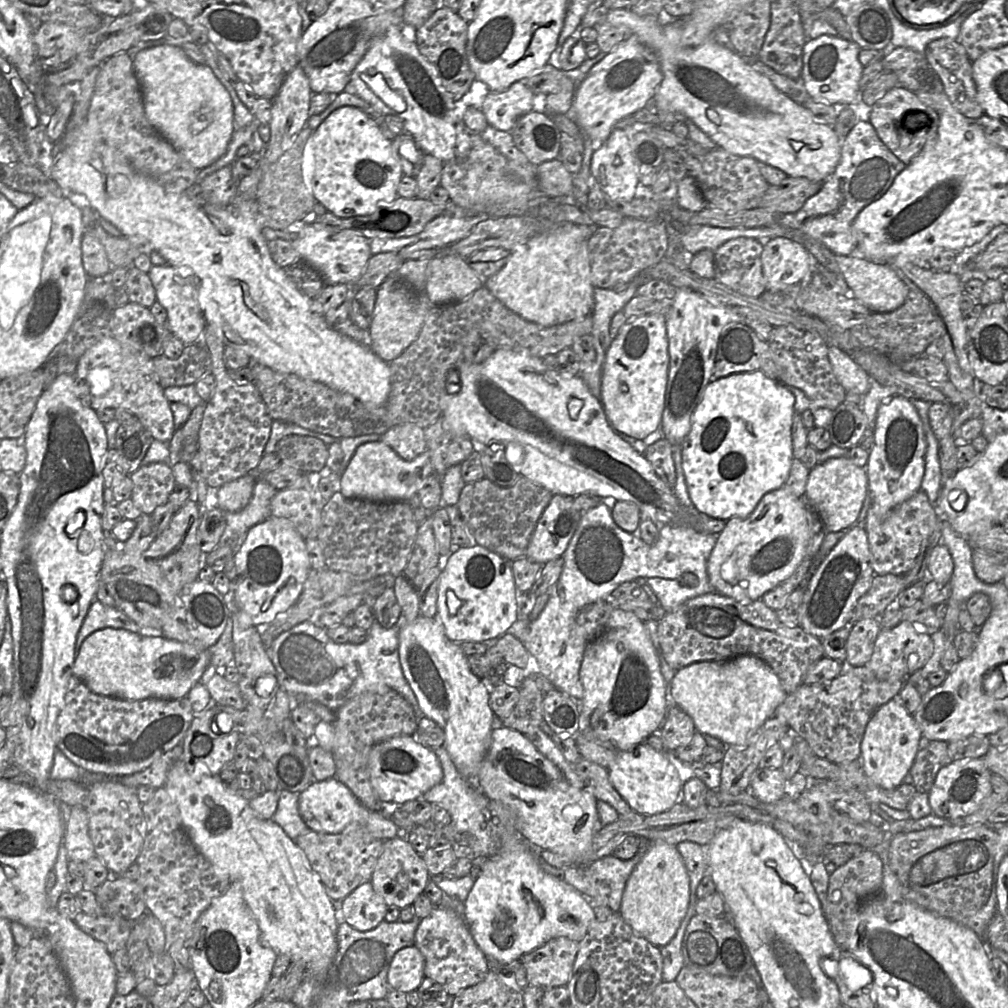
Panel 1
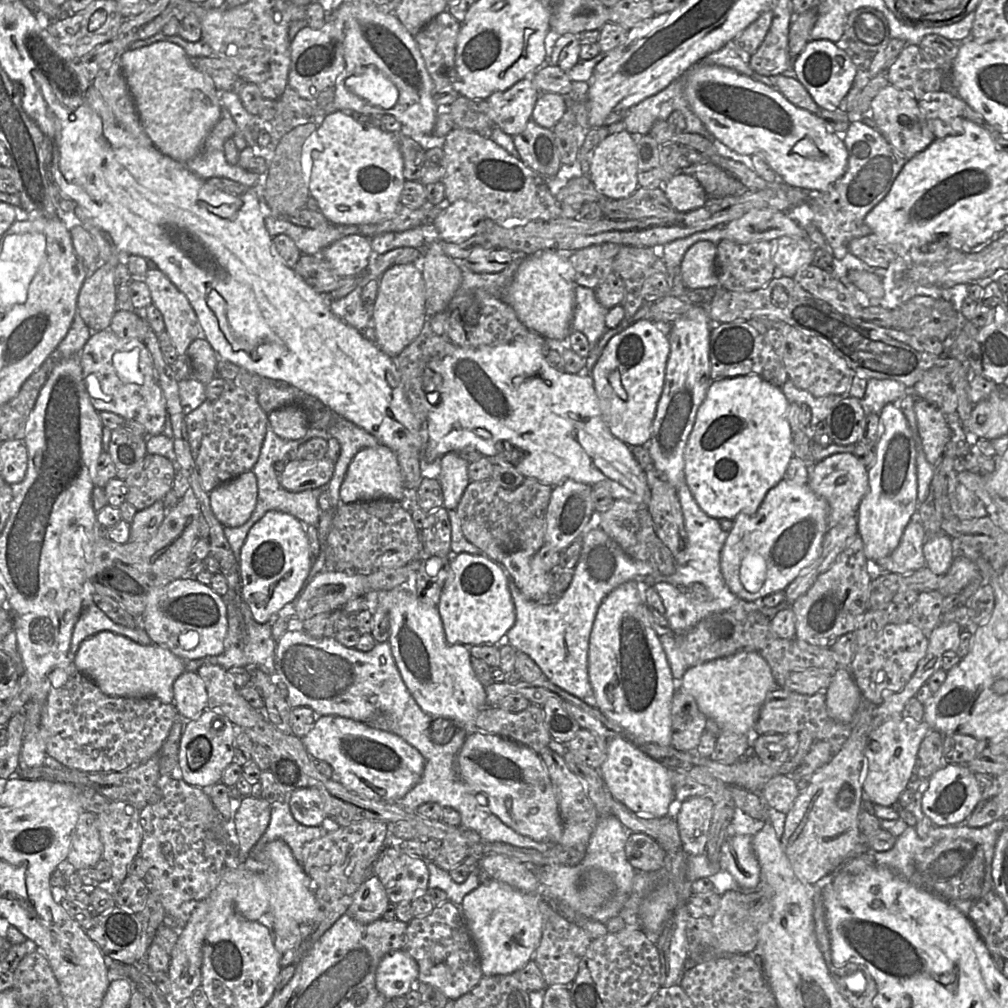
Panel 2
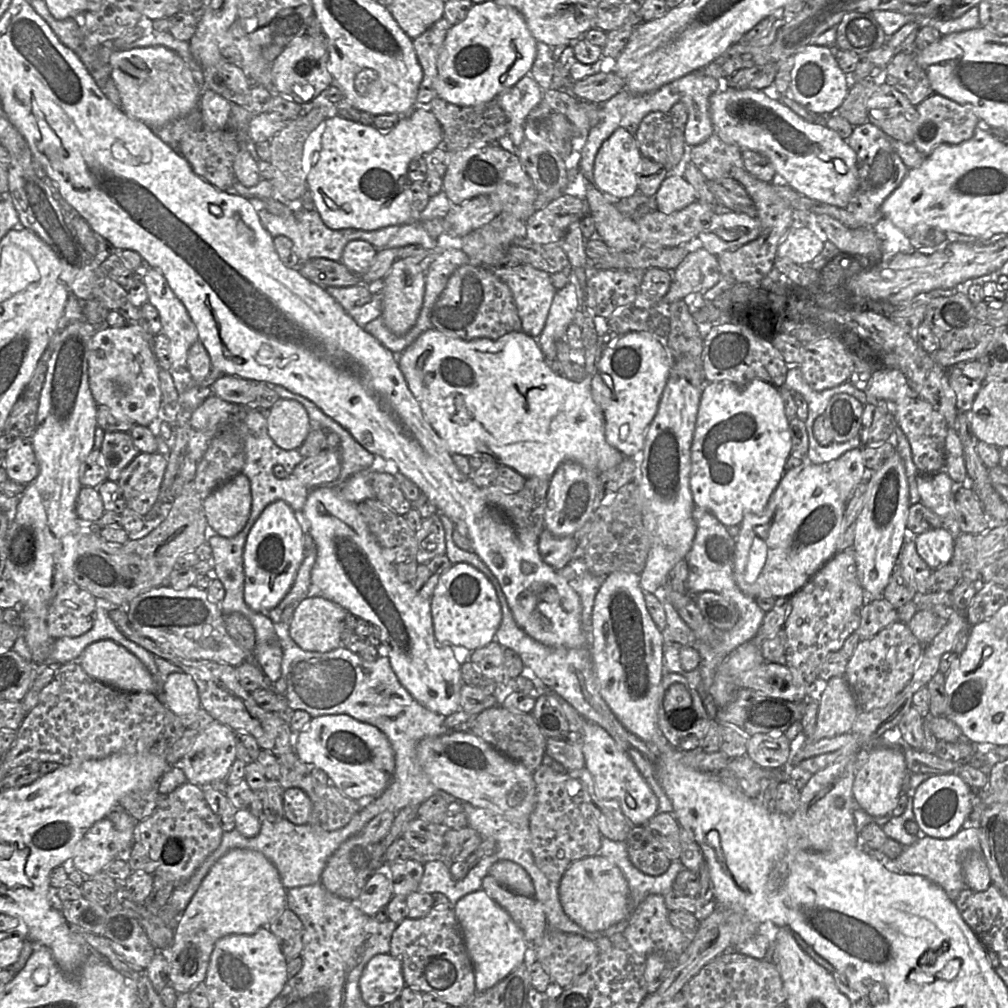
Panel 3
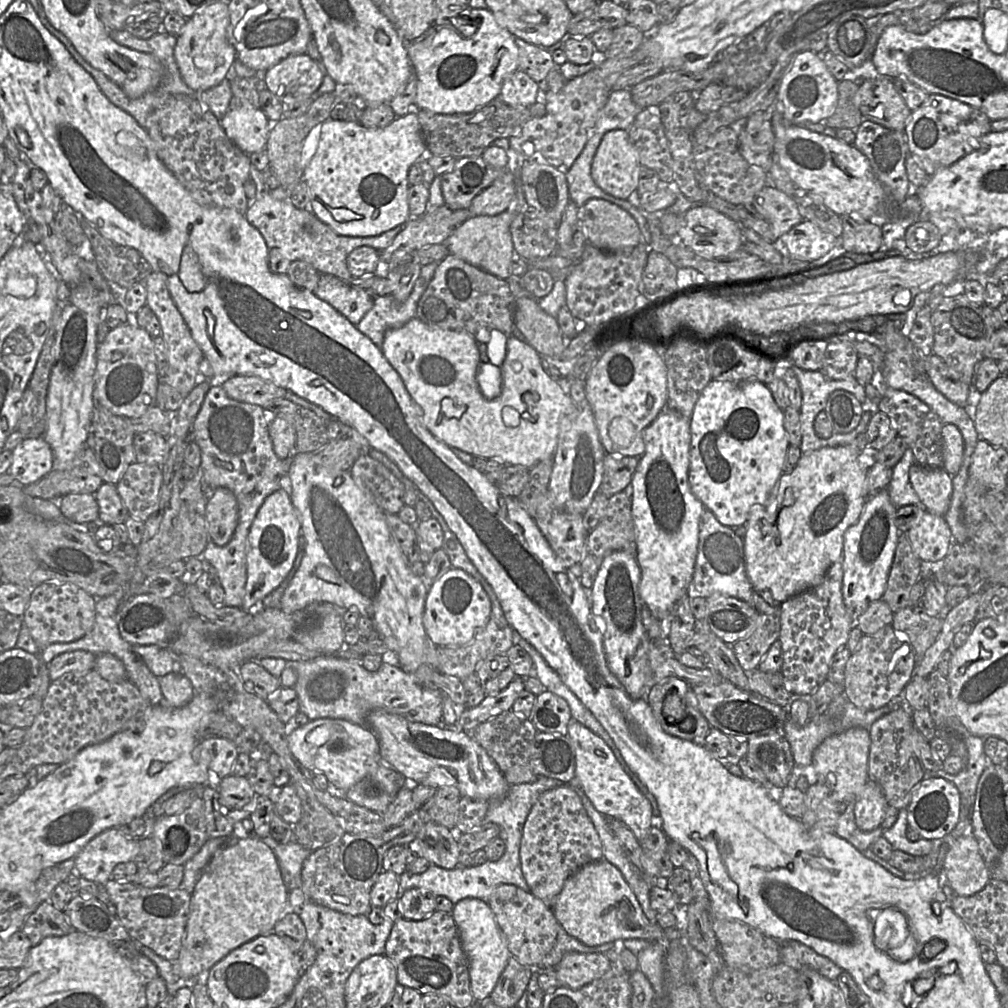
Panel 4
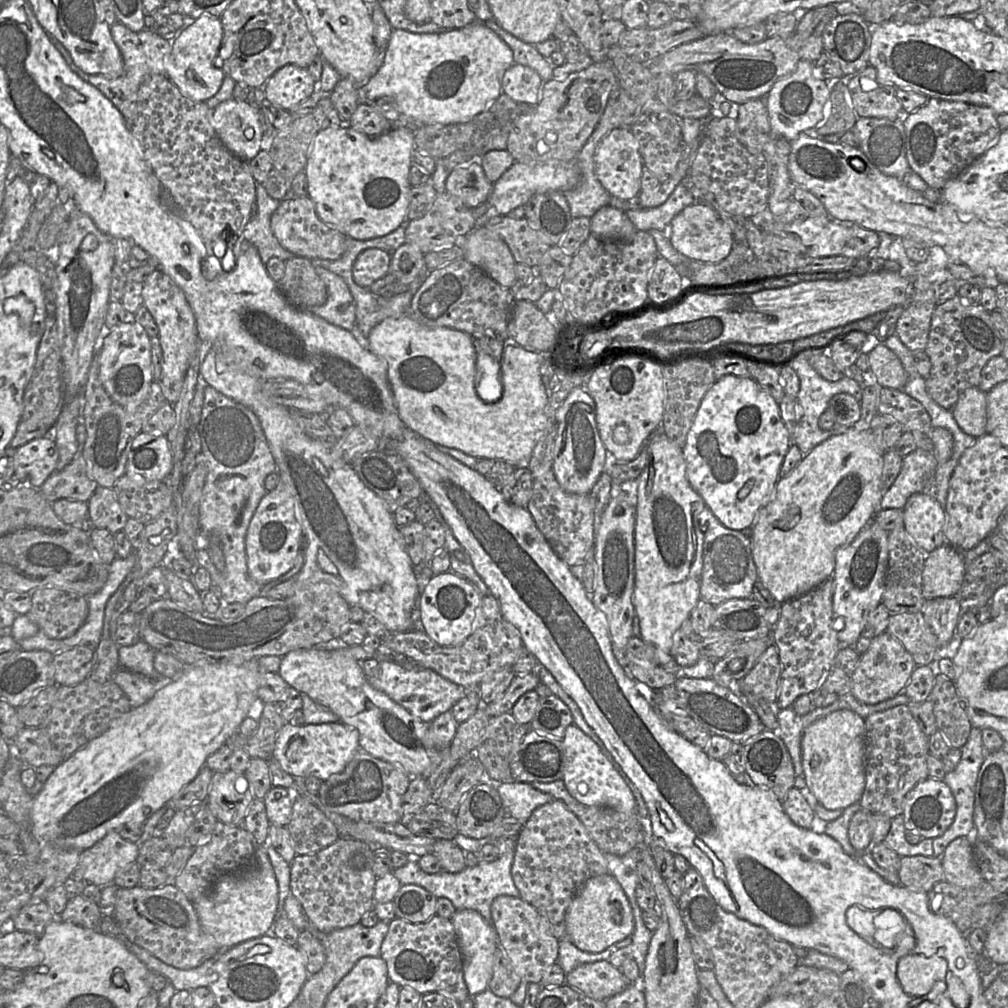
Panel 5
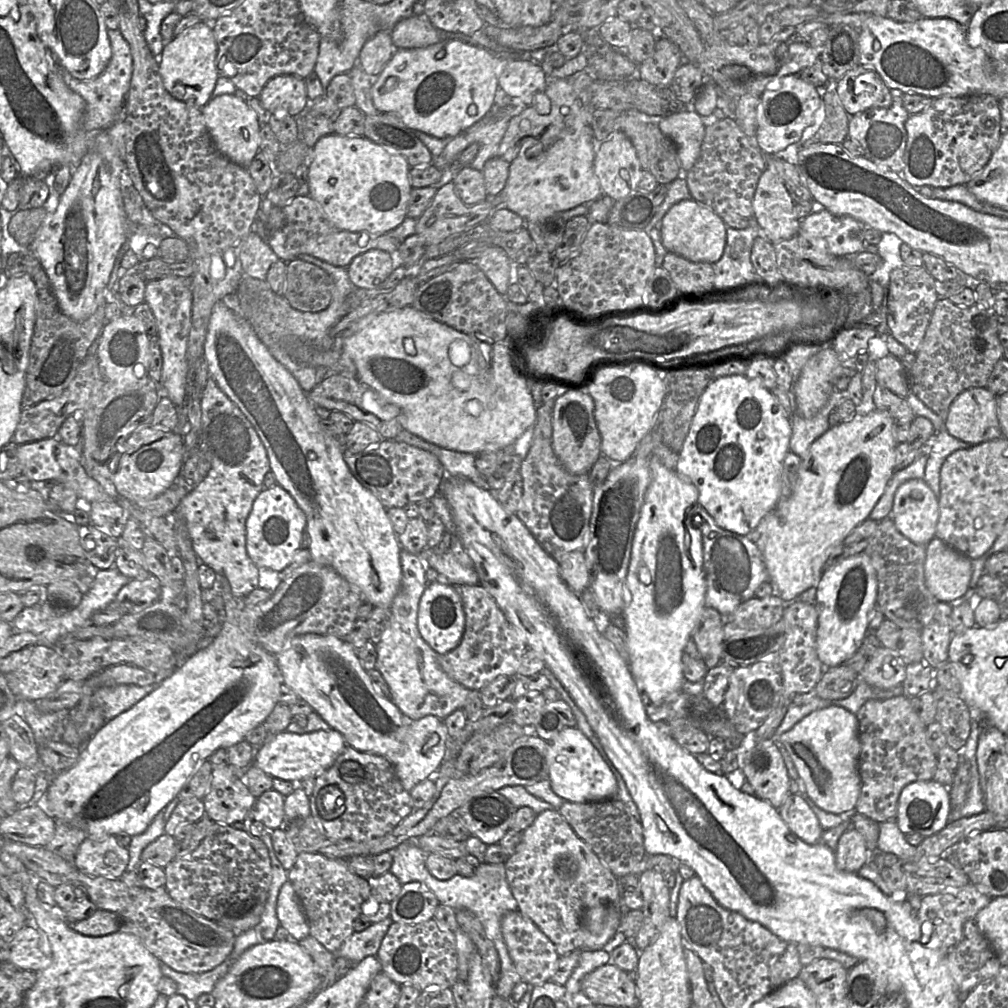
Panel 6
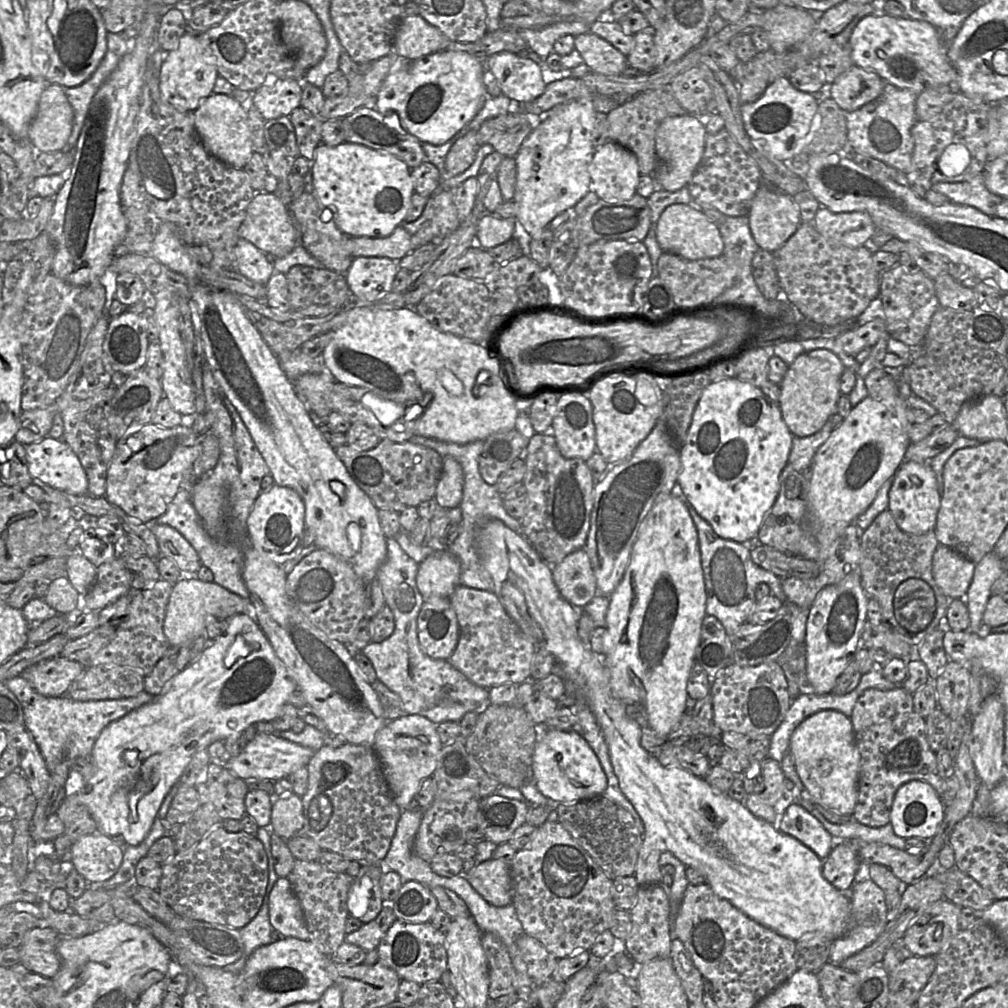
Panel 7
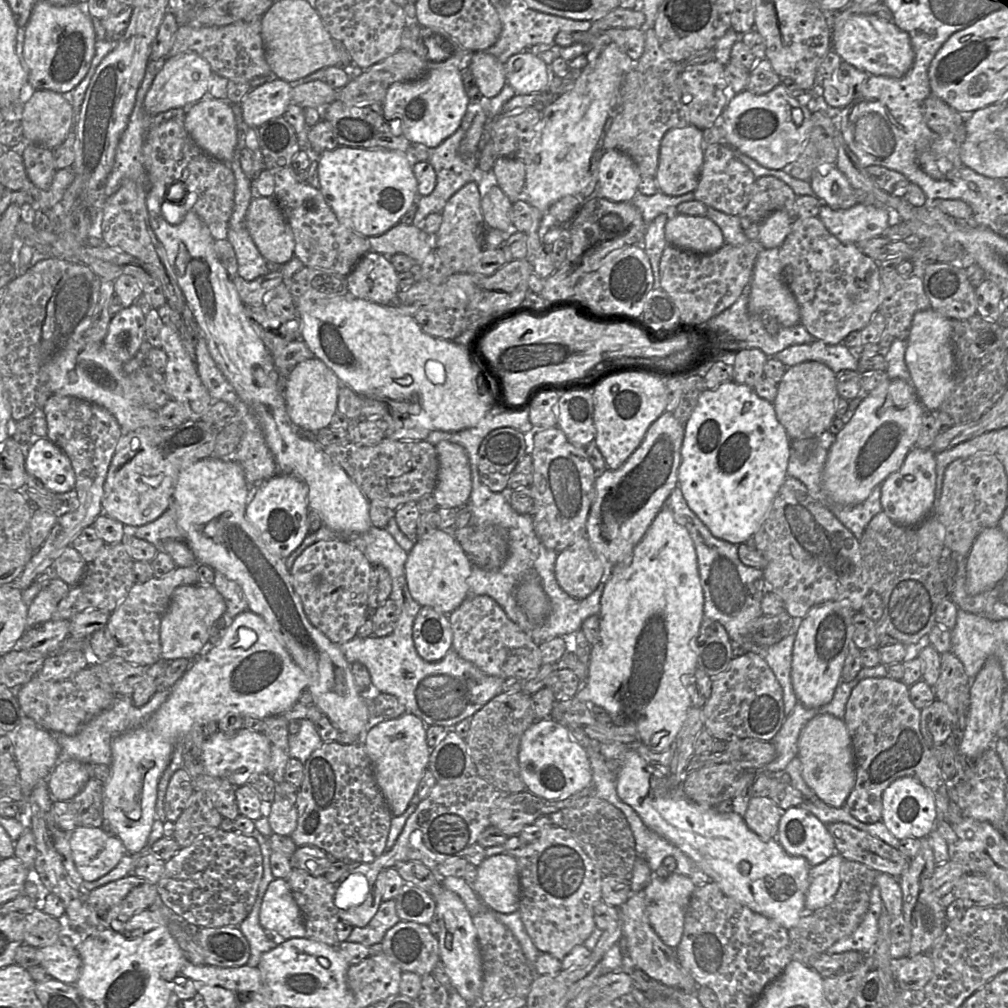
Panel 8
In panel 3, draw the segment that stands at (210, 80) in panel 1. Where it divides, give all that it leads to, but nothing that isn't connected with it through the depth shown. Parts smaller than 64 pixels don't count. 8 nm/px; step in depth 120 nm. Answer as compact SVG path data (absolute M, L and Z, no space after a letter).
M164 46L114 50L109 56L110 77L121 98L121 109L149 127L162 127L199 107L203 89L187 63Z

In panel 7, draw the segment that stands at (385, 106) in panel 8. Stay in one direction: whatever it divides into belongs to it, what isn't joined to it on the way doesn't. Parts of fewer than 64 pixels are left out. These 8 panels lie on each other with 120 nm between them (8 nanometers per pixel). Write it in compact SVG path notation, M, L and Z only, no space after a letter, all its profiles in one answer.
M443 50L424 56L417 60L403 60L396 66L393 71L390 71L384 79L376 98L375 109L384 117L391 114L396 114L397 117L392 117L396 119L395 123L398 122L405 131L416 136L421 141L421 143L427 142L433 145L441 145L453 138L464 126L472 121L477 113L481 110L485 100L487 99L487 96L489 96L484 84L484 73L485 62L480 57L476 57L466 52L460 51Z

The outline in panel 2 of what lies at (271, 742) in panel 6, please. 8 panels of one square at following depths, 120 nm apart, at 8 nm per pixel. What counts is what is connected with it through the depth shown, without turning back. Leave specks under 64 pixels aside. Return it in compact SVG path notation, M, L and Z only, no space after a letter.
M318 716L312 729L301 739L311 757L332 767L331 780L370 800L395 803L419 782L424 771L421 753L401 737L353 719Z

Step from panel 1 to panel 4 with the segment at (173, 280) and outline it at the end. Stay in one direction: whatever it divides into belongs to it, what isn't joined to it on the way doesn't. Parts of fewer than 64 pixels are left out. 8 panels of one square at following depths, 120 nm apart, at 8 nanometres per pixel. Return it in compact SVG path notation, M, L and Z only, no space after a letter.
M151 271L145 279L144 284L146 288L146 305L157 316L161 326L161 336L167 347L167 374L161 379L179 391L182 395L188 396L197 383L199 364L203 359L204 354L192 337L186 322L170 295L165 275L161 272Z

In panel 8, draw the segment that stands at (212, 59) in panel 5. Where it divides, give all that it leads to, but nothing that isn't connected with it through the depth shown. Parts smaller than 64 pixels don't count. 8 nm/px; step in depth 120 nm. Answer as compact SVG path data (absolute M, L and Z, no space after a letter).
M194 52L181 53L166 59L146 94L145 112L155 116L171 109L183 108L186 110L204 97L209 97L208 91L212 73L209 63Z

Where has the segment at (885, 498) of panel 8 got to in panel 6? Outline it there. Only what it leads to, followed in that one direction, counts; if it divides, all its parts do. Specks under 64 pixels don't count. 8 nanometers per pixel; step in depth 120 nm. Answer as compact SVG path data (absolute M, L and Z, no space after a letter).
M910 479L896 490L891 517L902 535L926 546L936 535L938 498L924 479Z

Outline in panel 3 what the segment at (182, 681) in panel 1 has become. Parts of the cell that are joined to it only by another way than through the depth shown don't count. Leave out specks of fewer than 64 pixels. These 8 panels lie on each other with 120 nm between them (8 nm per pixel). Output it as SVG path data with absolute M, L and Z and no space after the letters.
M99 640L88 645L77 659L92 678L124 692L158 692L158 685L145 665L126 648L112 640Z

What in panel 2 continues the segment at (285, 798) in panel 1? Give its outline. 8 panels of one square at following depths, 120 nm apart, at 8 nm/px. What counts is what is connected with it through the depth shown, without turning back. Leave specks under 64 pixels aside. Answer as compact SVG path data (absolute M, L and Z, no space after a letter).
M289 803L274 804L267 830L252 848L246 859L263 862L265 846L275 840L284 841L291 849L296 861L303 867L302 849L307 842L325 836L328 831L323 826L307 827L298 823L291 814Z

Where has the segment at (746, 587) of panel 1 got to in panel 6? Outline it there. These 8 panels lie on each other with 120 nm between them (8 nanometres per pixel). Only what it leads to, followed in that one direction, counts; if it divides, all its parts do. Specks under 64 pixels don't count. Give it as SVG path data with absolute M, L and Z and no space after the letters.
M874 409L865 415L855 413L850 420L843 421L837 426L830 427L825 434L814 441L809 448L806 458L802 459L798 479L791 496L787 500L778 502L774 510L756 527L757 531L764 534L764 550L762 556L769 575L769 581L773 586L773 593L780 597L784 602L794 601L807 589L817 587L823 572L826 570L825 566L827 558L832 548L843 541L856 526L869 518L871 511L882 496L888 481L896 470L895 447L898 443L895 439L895 425L896 421L887 412Z

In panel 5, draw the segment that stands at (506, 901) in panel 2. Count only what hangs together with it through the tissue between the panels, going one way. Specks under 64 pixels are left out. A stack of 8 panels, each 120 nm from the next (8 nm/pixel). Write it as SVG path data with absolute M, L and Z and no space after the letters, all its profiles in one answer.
M472 909L456 910L451 918L463 959L463 974L471 997L485 991L493 973L494 954L499 947L498 935L492 924Z

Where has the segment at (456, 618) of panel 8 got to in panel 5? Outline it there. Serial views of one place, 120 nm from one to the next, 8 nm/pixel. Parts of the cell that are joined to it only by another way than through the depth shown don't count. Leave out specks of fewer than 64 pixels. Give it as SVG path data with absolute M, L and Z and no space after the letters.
M492 594L482 595L477 609L475 628L471 635L459 645L440 646L422 629L404 633L388 633L380 639L384 646L403 654L416 666L431 669L461 687L480 684L494 672L513 667L520 650L524 647L518 629L504 618L498 601Z

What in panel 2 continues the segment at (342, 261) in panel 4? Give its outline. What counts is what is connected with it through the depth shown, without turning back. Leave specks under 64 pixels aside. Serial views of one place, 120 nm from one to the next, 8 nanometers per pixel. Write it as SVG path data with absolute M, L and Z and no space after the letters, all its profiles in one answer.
M266 216L264 222L270 236L288 235L295 242L301 253L307 255L321 254L333 242L347 235L361 234L357 225L327 223L316 228L308 228L273 216Z

